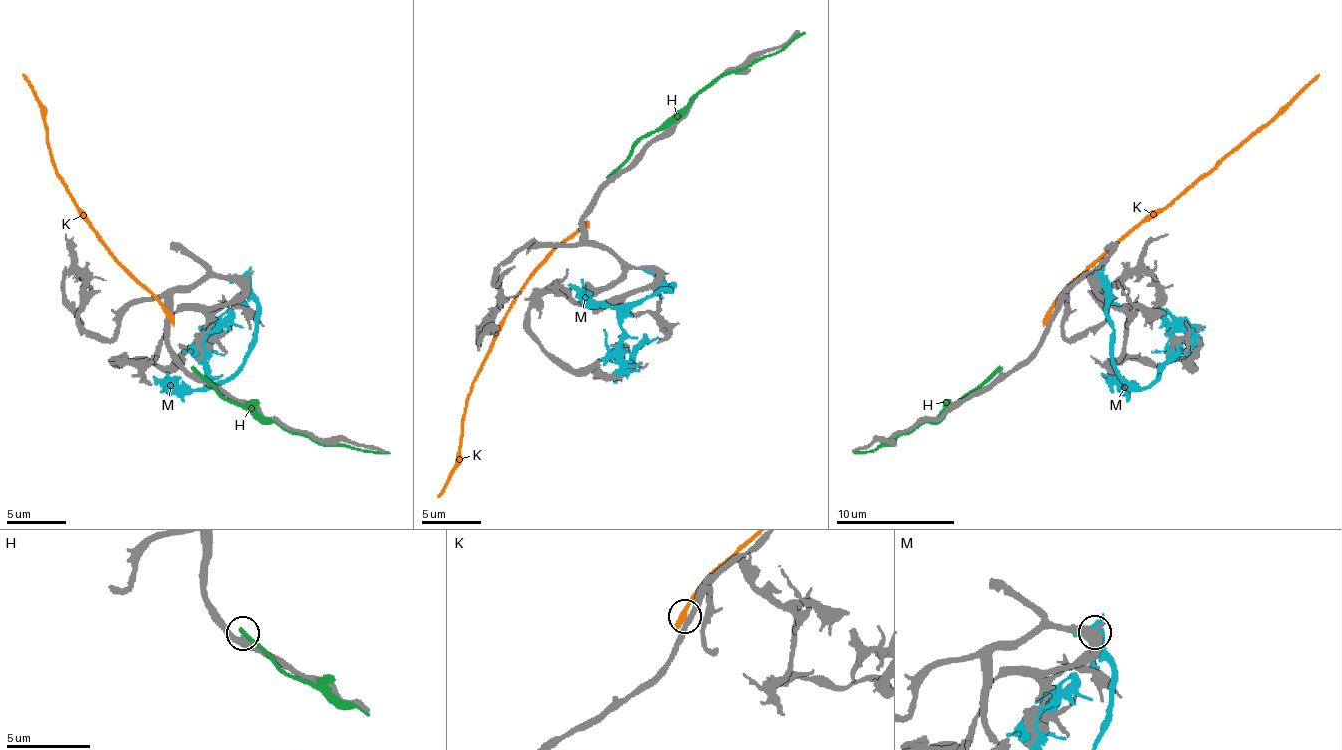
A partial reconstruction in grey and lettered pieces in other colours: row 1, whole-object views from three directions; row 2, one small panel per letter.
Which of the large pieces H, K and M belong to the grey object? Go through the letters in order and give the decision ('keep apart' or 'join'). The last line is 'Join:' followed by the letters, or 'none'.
H: keep apart
K: keep apart
M: keep apart
Join: none

